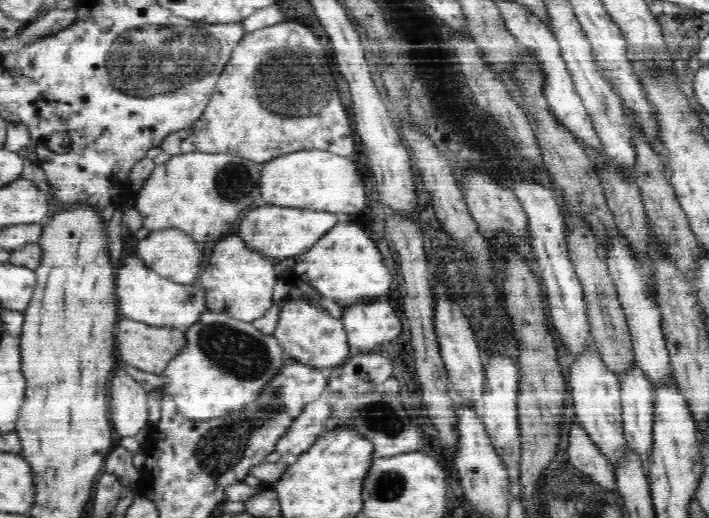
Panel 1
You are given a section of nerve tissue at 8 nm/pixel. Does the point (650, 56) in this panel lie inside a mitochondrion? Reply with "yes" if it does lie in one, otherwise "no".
no

